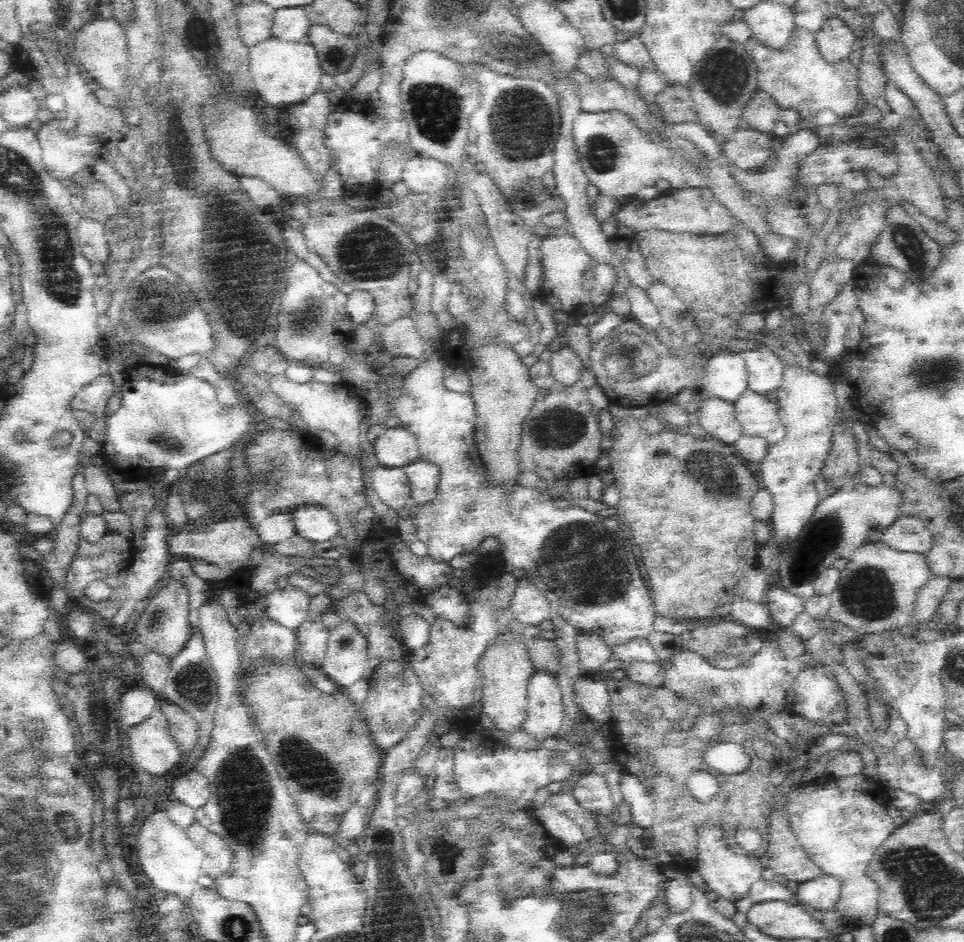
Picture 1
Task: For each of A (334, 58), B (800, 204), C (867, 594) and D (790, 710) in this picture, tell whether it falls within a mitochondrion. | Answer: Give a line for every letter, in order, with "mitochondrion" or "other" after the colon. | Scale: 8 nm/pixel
A: other
B: other
C: mitochondrion
D: other

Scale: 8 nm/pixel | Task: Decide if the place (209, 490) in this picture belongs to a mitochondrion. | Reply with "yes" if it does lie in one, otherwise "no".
yes

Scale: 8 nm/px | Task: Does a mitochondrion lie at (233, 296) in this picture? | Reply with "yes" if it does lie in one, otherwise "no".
yes

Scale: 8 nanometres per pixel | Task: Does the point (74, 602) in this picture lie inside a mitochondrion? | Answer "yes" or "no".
no

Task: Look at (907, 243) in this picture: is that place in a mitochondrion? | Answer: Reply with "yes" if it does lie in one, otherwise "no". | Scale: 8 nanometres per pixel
yes

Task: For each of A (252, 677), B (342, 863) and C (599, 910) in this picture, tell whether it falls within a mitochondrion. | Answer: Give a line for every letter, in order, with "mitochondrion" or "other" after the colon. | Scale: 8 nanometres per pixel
A: other
B: other
C: mitochondrion

